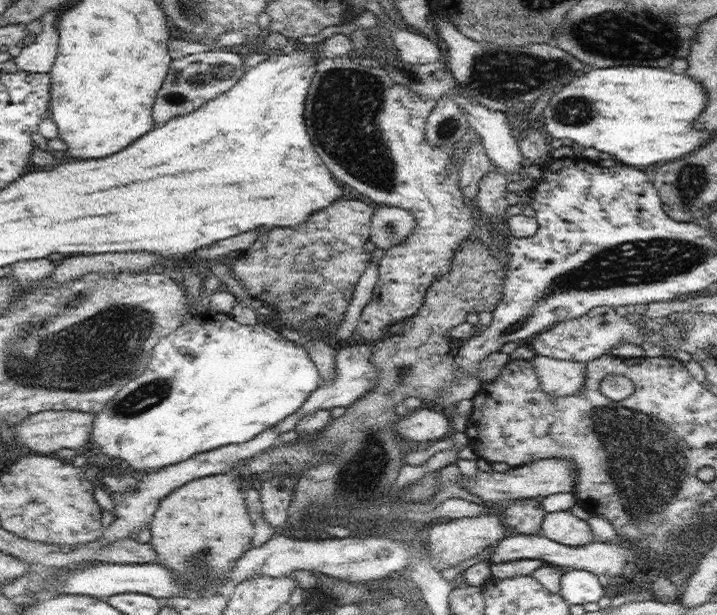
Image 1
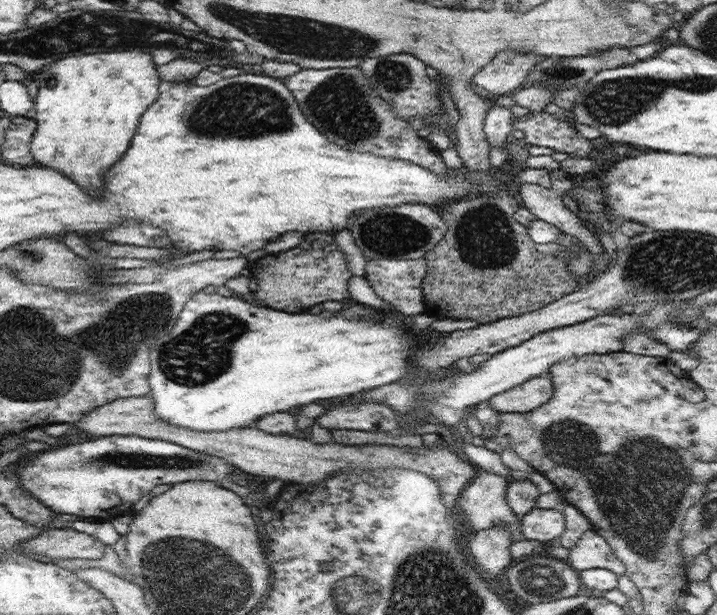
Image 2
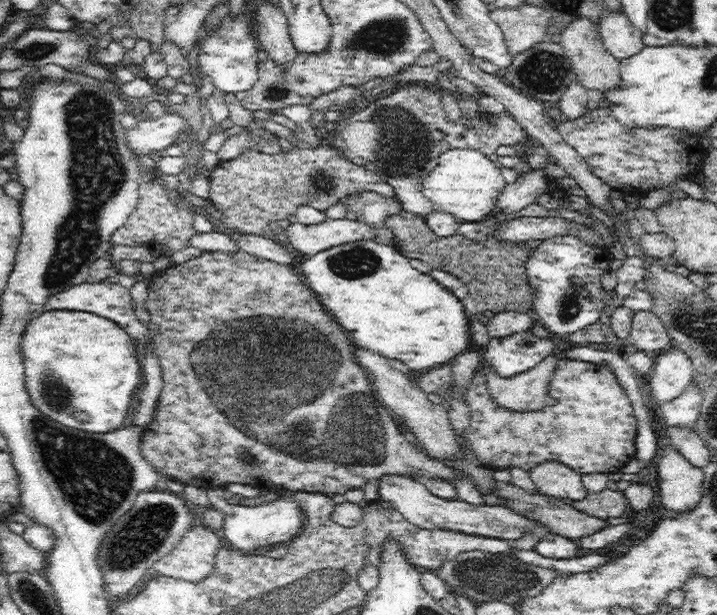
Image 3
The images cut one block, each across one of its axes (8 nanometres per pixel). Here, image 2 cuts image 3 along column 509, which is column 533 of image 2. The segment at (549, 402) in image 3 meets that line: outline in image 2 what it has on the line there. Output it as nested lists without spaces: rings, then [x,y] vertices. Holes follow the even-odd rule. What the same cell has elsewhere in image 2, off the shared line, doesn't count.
[[[548,374],[524,381],[510,390],[495,395],[489,401],[495,412],[531,412],[553,396],[554,384]]]

